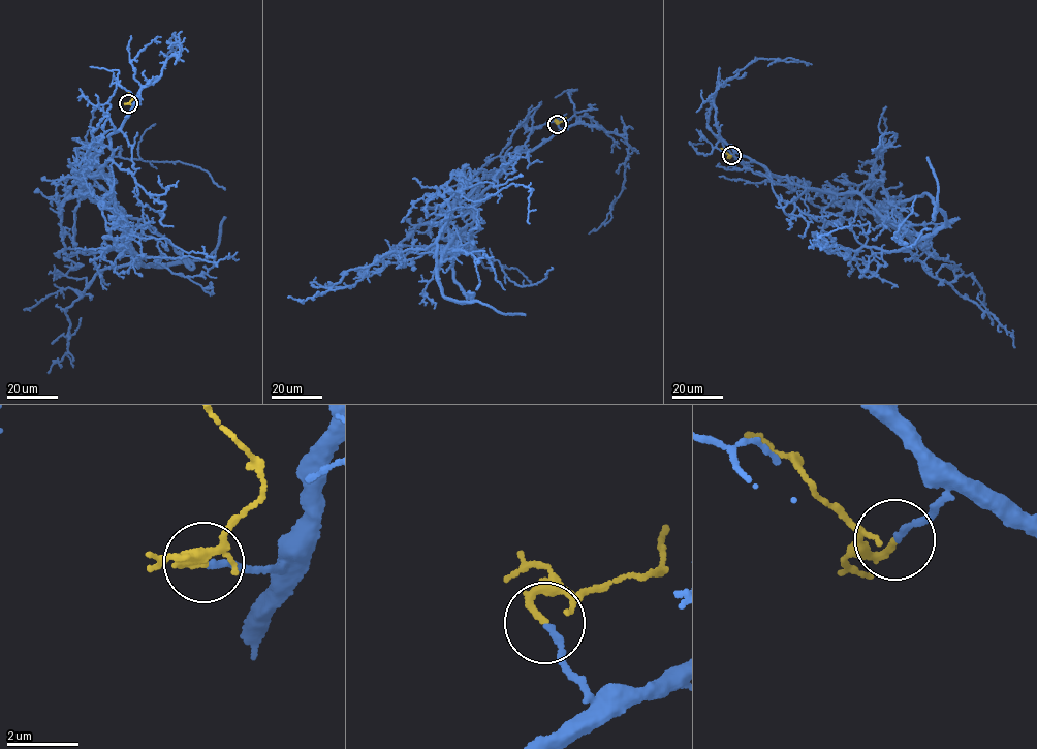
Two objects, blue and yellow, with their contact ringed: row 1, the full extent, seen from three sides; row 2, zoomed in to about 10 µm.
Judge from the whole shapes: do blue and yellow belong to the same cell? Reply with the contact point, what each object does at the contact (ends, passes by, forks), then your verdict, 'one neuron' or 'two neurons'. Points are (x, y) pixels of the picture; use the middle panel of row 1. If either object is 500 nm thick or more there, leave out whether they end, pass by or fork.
place (557, 124); blue ends; yellow ends; one neuron

